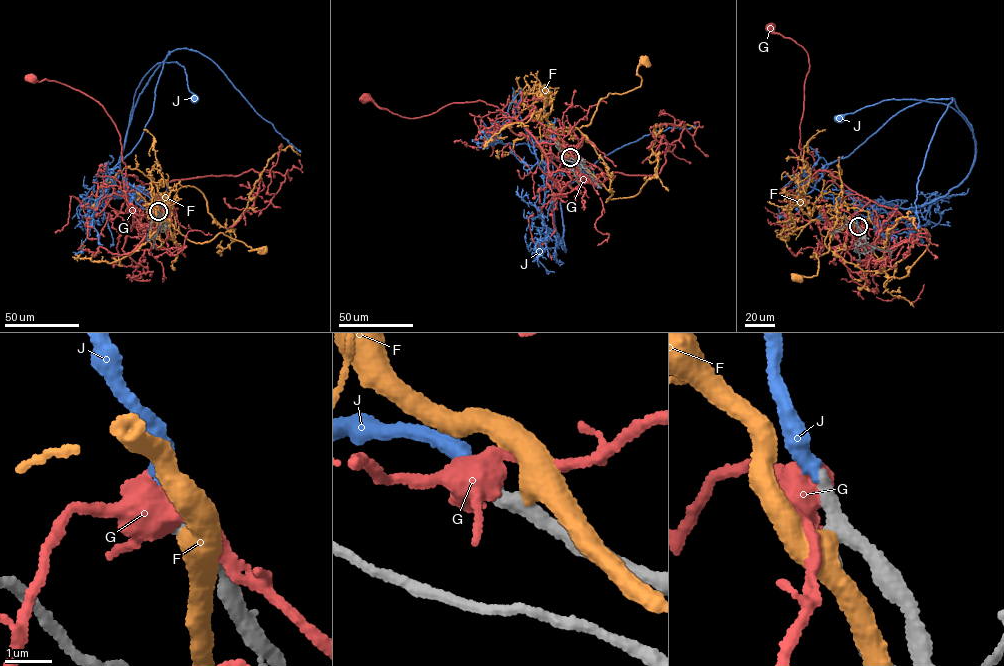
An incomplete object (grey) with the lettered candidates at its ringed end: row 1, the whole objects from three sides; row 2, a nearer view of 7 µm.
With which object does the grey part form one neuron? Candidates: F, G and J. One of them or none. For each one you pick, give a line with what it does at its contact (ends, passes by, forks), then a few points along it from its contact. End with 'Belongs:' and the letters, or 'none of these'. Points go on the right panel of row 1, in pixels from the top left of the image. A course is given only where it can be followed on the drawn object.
J: it ends there; it runs (858, 226), (860, 206), (917, 208), (944, 196), (969, 172), (975, 140), (940, 103), (885, 100), (838, 119)
Belongs: J

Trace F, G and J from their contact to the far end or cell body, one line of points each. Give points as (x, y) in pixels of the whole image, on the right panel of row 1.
F: (858, 228), (845, 217), (826, 219), (834, 230), (827, 252), (811, 257), (819, 261), (816, 275), (794, 278)
G: (858, 226), (849, 235), (838, 231), (801, 195), (807, 180), (799, 147), (808, 58), (801, 46), (771, 28)
J: (858, 226), (860, 206), (917, 208), (944, 196), (969, 172), (975, 140), (940, 103), (885, 100), (838, 119)

